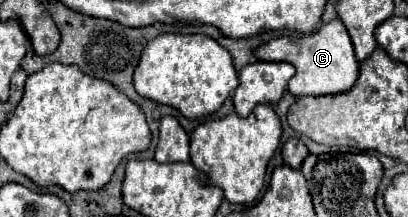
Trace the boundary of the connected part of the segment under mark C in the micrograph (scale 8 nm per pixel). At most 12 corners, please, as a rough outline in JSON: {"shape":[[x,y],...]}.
{"shape":[[339,18],[255,58],[291,62],[293,96],[347,92],[359,76]]}

